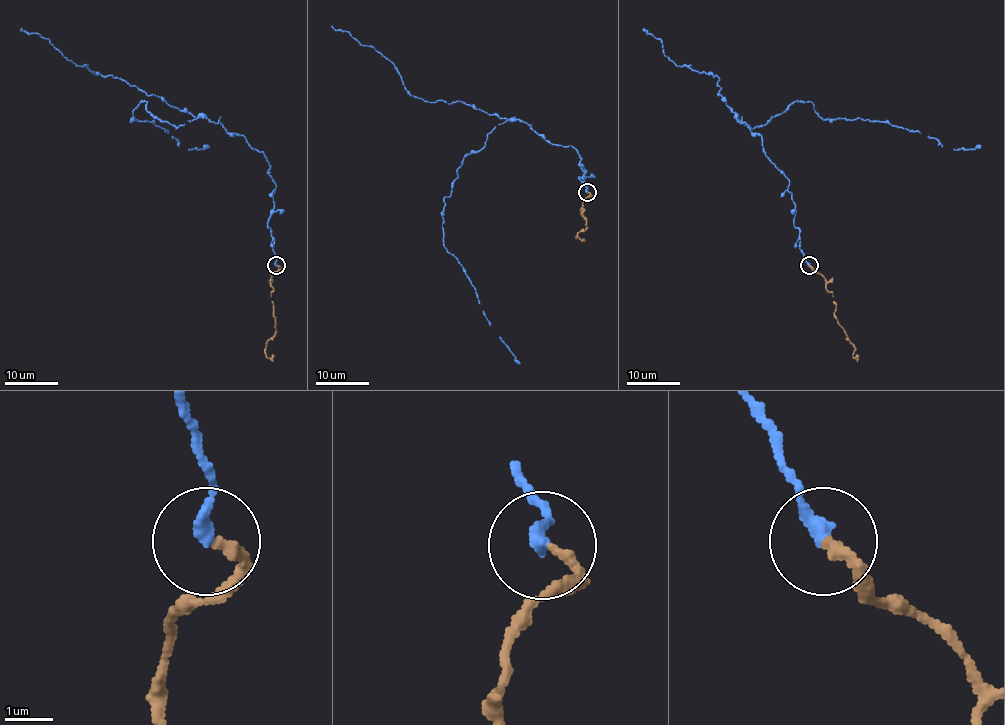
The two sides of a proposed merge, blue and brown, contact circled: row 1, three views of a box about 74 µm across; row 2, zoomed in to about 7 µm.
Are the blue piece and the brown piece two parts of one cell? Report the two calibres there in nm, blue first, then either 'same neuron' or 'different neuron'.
320/220 nm | same neuron

